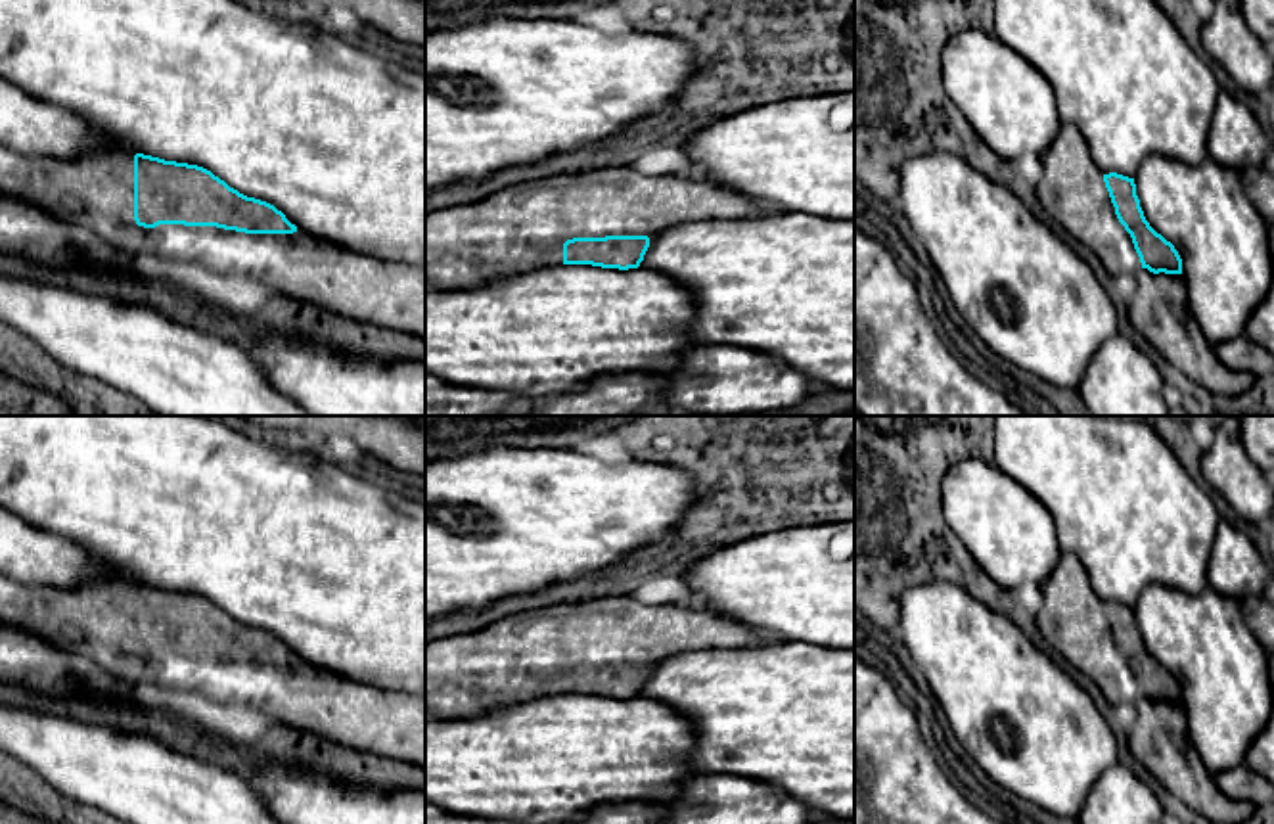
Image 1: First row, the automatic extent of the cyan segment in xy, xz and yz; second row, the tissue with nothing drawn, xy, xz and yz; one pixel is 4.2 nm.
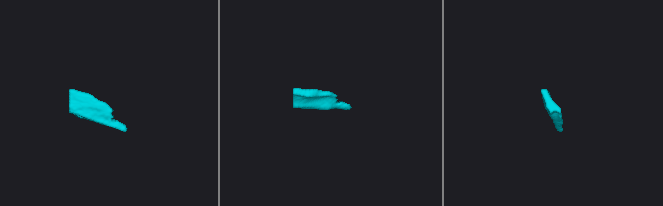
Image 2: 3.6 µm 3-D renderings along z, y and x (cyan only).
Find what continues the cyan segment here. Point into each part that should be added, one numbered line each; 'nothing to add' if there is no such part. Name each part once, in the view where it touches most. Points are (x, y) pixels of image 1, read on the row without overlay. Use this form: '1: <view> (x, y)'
1: xy (94, 623)

